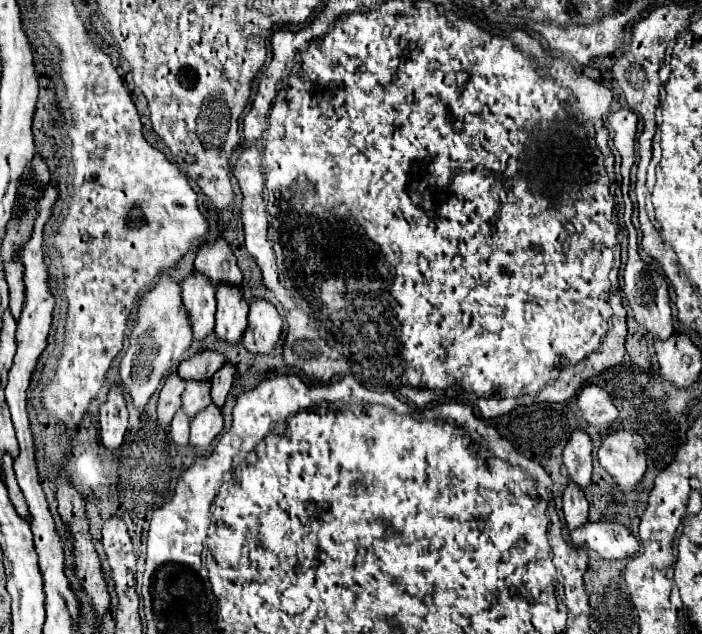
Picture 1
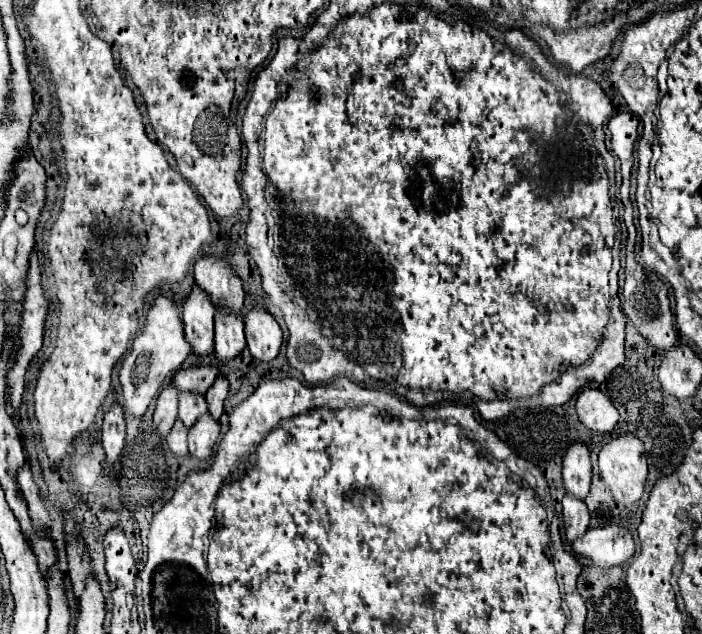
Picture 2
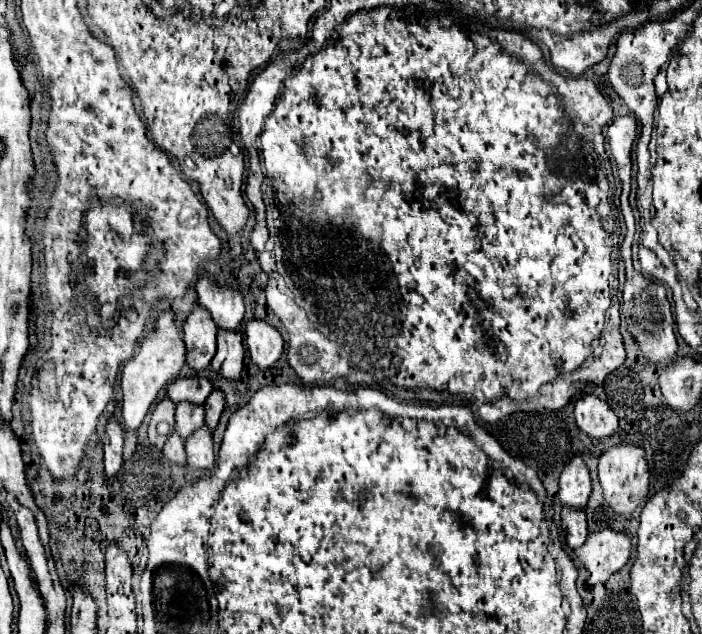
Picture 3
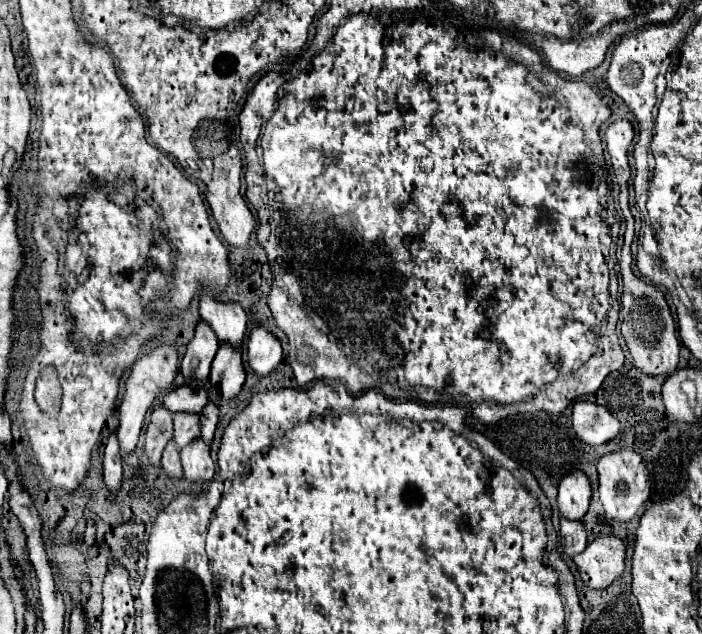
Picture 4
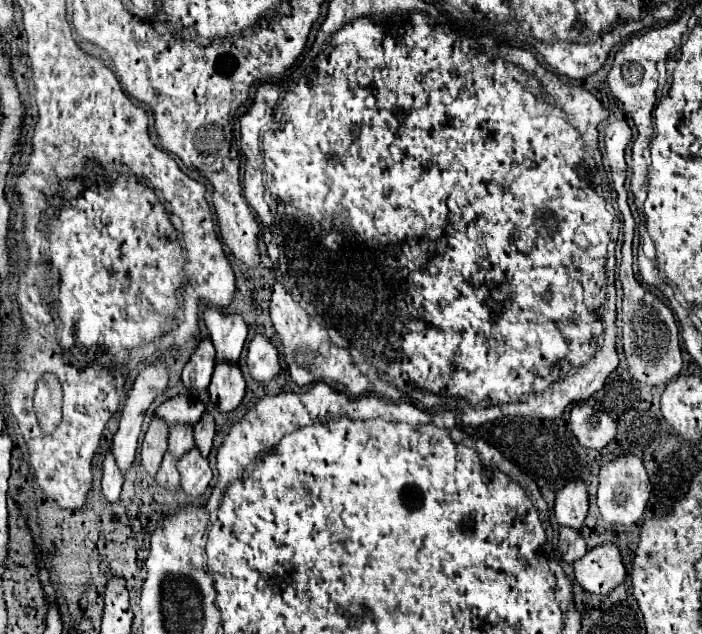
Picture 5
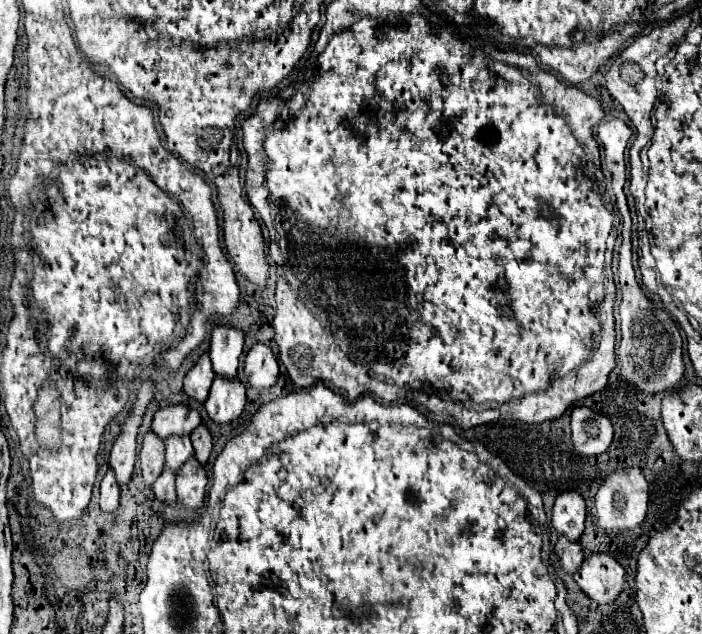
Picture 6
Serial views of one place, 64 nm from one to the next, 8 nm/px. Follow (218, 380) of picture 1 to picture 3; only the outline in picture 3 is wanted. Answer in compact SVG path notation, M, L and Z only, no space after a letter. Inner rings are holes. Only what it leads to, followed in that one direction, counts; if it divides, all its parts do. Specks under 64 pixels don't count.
M212 392L208 396L208 400L204 402L204 410L206 410L206 428L208 430L214 430L218 420L220 420L220 414L222 414L222 408L224 408L224 396L222 392Z

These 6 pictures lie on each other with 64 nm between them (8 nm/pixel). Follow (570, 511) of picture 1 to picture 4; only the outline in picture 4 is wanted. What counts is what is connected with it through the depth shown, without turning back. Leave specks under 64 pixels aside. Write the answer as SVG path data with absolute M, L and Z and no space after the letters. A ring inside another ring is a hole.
M560 520L560 542L562 542L562 550L568 558L574 558L576 554L584 552L584 548L586 548L584 524Z

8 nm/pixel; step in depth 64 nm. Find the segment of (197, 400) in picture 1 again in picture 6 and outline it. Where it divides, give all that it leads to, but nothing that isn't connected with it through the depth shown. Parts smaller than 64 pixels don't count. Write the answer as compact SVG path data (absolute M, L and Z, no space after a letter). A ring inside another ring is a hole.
M170 436L166 440L166 468L172 468L176 474L192 454L194 448L188 436Z

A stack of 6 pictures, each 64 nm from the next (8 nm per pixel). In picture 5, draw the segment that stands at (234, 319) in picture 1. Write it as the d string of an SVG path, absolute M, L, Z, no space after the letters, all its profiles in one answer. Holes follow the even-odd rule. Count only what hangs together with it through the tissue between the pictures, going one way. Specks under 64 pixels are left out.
M216 364L210 382L210 402L224 414L234 412L244 400L244 378L238 366Z

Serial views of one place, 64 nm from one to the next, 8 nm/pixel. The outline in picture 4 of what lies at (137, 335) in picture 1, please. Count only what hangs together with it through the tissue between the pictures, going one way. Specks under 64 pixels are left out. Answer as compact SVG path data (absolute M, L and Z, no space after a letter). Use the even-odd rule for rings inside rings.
M170 346L152 348L144 358L140 358L132 366L132 374L126 380L126 394L124 394L122 404L120 404L120 428L116 432L122 460L126 460L126 456L132 454L136 444L138 444L138 436L140 436L142 422L144 422L148 406L152 406L152 402L156 400L158 394L162 394L162 392L166 392L166 388L170 388L170 384L174 382L176 372L178 372L178 358L176 358L176 352Z

